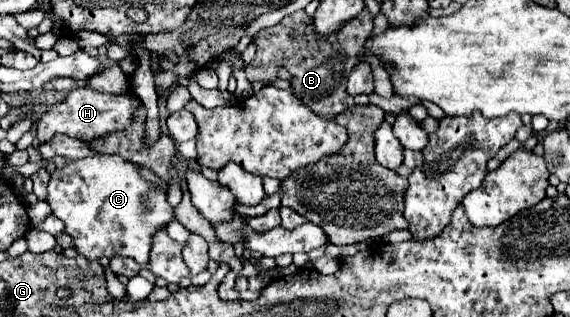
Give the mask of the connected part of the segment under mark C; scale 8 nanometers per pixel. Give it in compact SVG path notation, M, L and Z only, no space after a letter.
M117 154L71 160L51 172L47 202L65 224L65 234L73 238L77 254L87 260L123 256L133 258L137 264L147 264L155 232L165 230L175 220L175 208L169 206L167 192L145 180L133 162Z

